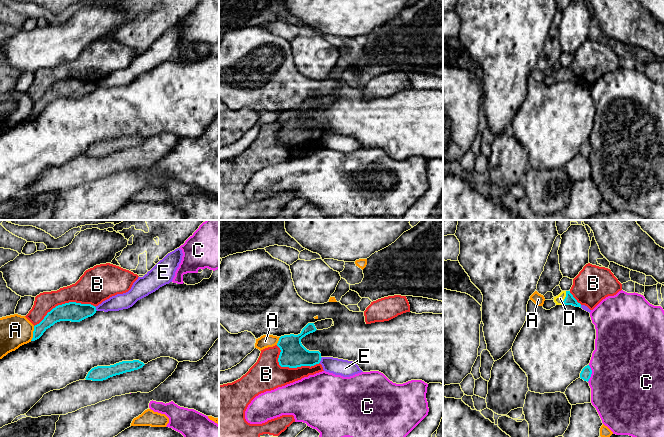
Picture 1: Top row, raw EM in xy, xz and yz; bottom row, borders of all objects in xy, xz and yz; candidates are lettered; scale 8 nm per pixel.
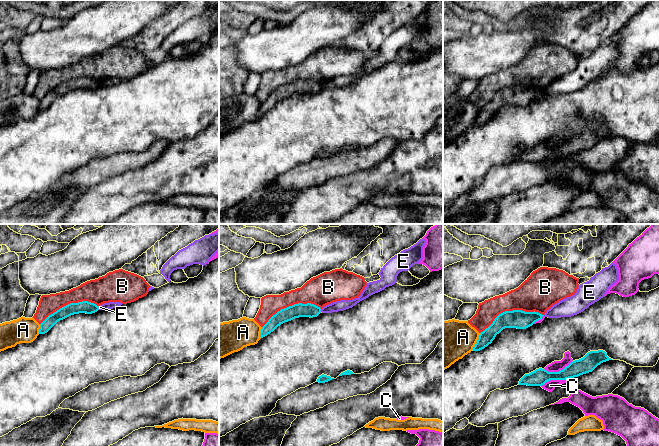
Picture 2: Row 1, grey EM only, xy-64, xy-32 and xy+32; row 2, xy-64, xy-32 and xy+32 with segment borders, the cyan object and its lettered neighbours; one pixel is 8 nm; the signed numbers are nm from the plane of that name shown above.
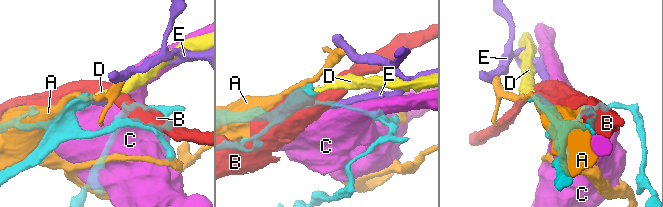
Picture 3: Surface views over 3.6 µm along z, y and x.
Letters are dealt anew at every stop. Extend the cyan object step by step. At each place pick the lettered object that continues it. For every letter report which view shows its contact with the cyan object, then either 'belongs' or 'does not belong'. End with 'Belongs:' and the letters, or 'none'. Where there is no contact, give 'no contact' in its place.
A: contact in xy; does not belong
B: contact in xy; does not belong
C: contact in yz; does not belong
D: contact in yz; belongs
E: contact in xz; does not belong
Belongs: D

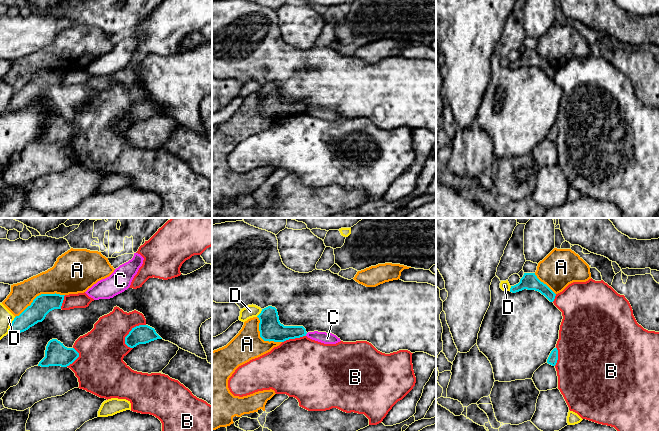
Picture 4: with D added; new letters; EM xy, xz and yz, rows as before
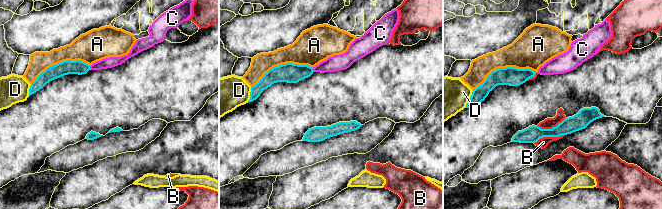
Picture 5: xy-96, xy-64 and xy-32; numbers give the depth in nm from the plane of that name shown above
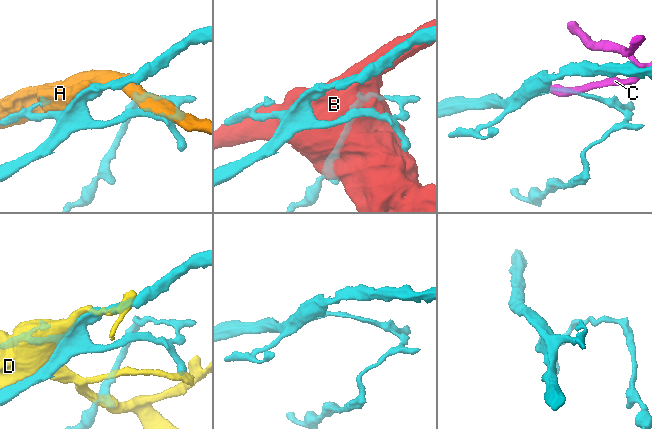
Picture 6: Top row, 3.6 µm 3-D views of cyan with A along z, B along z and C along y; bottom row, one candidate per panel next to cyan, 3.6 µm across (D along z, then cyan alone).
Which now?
A: contact in xy; does not belong
B: contact in xy; does not belong
C: contact in xz; does not belong
D: contact in xy; does not belong
Belongs: none

